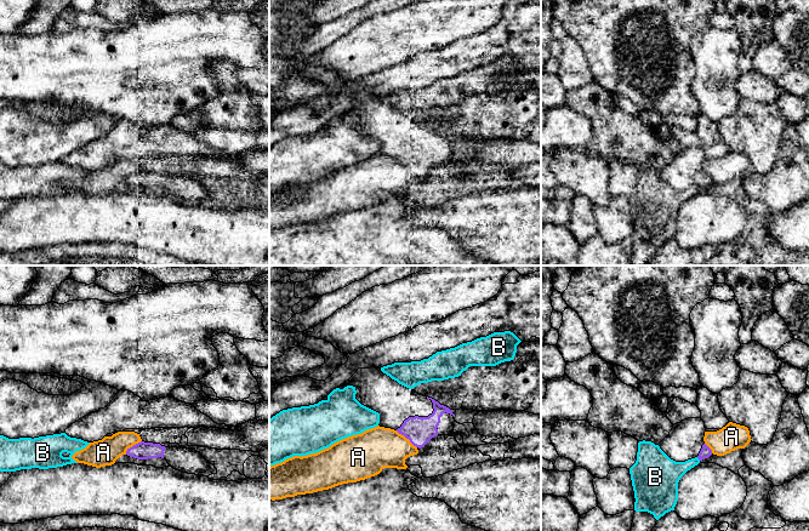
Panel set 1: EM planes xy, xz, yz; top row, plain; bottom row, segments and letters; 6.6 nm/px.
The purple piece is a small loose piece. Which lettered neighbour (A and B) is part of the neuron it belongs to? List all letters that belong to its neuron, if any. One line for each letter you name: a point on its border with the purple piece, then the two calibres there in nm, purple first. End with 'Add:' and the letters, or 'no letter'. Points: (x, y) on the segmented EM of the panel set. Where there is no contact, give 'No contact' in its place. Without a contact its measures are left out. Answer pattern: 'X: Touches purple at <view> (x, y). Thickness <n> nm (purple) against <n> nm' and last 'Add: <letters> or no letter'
Add: no letter

